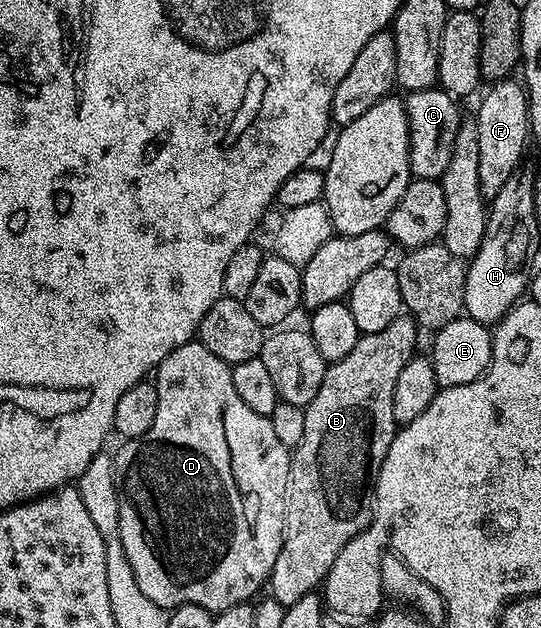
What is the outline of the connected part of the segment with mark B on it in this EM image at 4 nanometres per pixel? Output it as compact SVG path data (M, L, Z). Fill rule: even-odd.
M404 313L385 325L381 333L360 334L352 352L328 366L321 389L317 389L317 397L313 397L305 409L305 437L301 437L291 457L287 529L269 580L270 598L276 599L285 609L301 601L301 597L312 594L326 580L333 561L337 561L337 553L341 553L353 536L371 524L375 512L375 482L397 430L393 417L393 389L397 389L401 369L405 369L411 356L416 354L415 331L415 320Z

